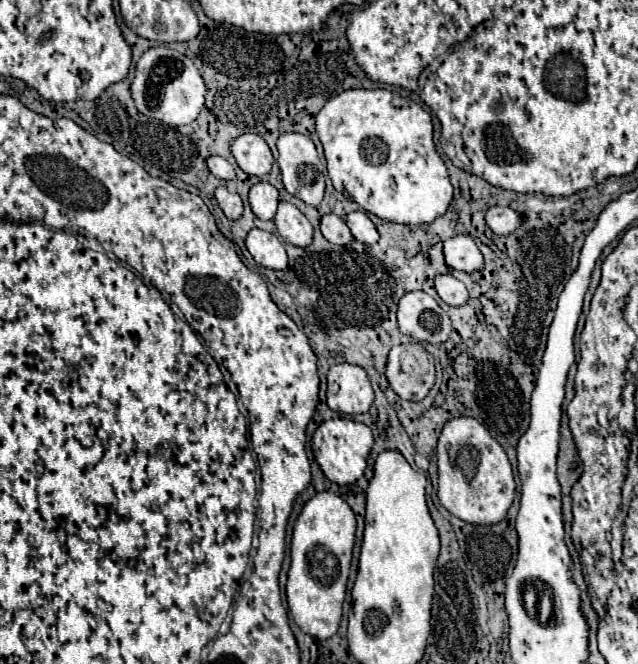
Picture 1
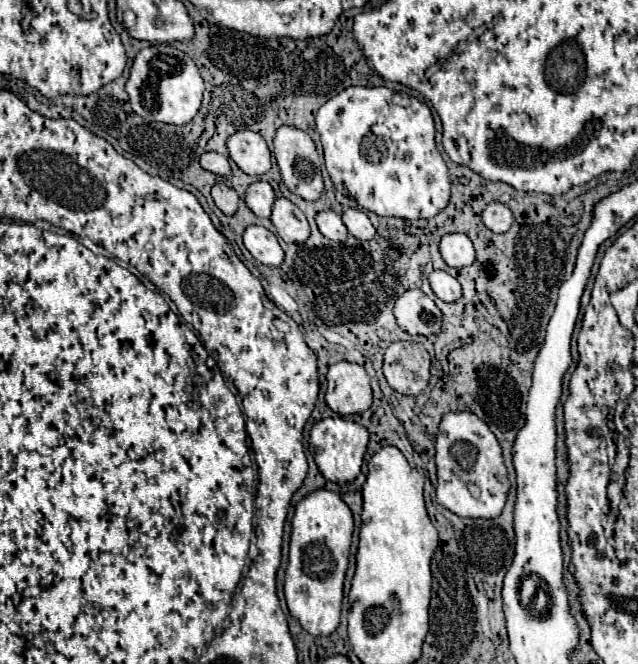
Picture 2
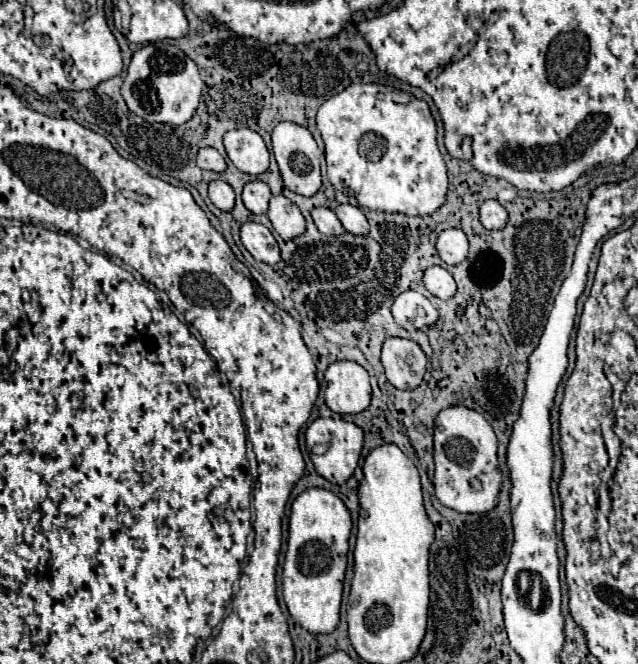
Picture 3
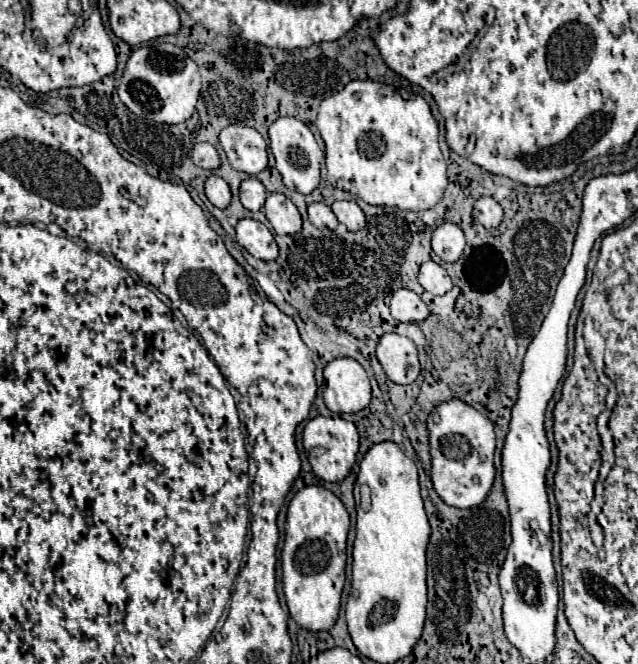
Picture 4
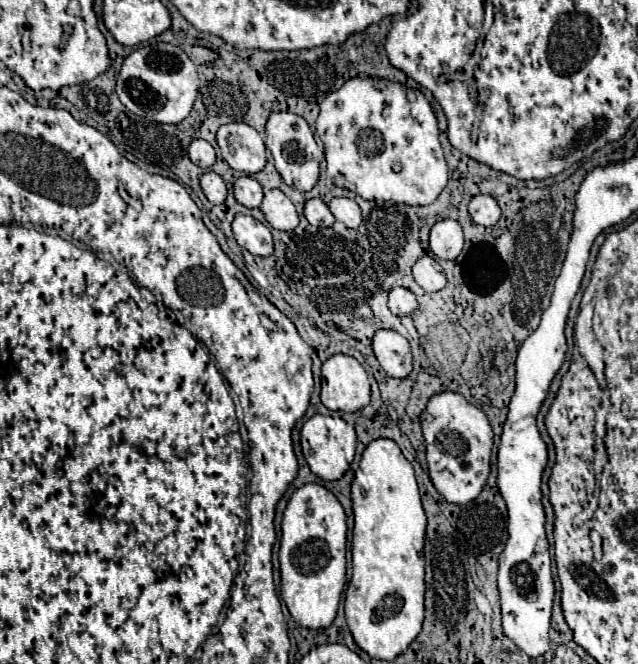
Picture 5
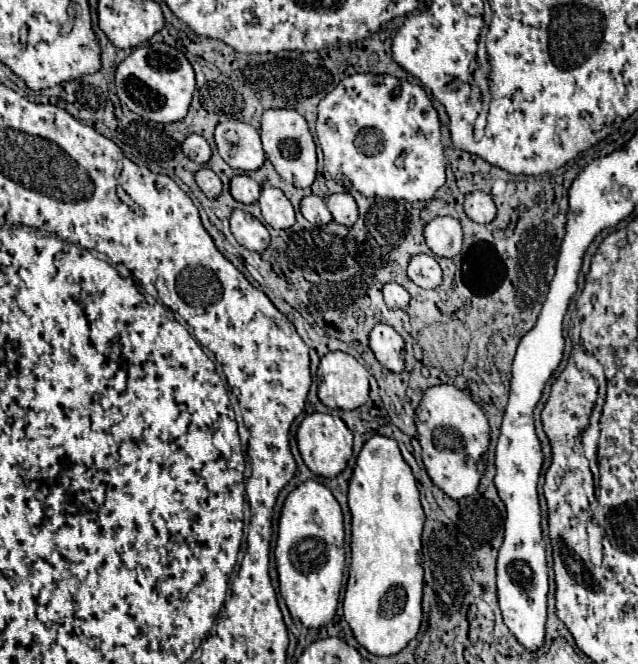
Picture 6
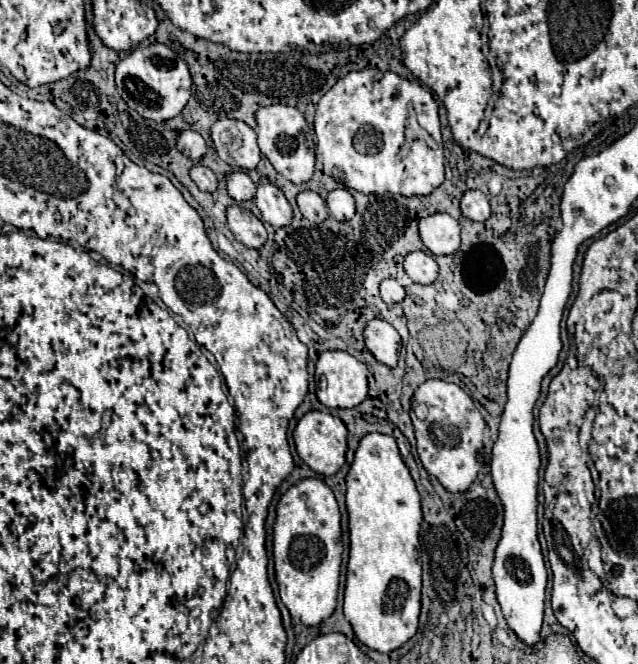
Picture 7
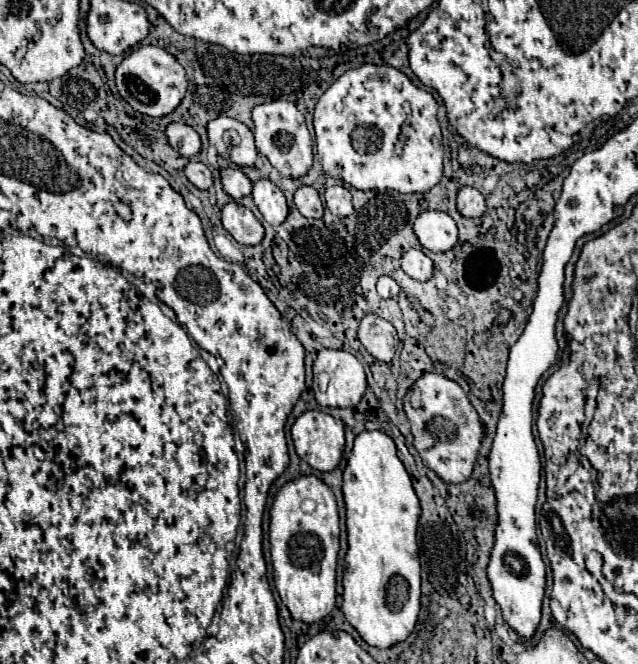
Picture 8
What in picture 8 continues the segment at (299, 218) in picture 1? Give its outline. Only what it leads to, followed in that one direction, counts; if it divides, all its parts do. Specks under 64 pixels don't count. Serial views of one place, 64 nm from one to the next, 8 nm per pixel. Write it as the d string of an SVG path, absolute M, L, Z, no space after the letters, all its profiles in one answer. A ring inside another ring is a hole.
M258 180L252 190L254 204L268 224L282 224L288 216L288 204L282 190L270 180Z

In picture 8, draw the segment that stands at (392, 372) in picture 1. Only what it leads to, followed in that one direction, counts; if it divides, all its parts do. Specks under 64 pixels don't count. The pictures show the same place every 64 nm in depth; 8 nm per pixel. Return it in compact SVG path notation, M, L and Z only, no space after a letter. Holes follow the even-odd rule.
M364 316L360 322L358 338L362 346L378 360L390 364L398 346L398 334L390 322L380 316Z

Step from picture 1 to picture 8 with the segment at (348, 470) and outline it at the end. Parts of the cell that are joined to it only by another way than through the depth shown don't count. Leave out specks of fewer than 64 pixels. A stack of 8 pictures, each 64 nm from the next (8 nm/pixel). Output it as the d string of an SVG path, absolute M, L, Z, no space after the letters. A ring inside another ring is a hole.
M308 410L294 422L292 440L298 456L318 472L332 472L344 450L344 424L320 410Z

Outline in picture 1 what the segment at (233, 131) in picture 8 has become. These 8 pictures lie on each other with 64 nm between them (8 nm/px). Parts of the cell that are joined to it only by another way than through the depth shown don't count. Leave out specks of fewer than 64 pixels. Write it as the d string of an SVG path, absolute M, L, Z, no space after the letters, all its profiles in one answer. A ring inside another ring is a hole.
M256 134L238 136L232 144L232 154L238 166L252 176L264 176L270 172L274 158L268 144Z

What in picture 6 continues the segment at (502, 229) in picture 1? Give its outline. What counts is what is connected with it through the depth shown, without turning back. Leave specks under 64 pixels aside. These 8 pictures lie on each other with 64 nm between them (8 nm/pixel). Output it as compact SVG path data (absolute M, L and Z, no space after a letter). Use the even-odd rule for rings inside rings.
M472 192L472 196L468 196L468 200L464 202L464 210L468 218L478 224L488 224L496 218L496 204L492 196L484 192Z

